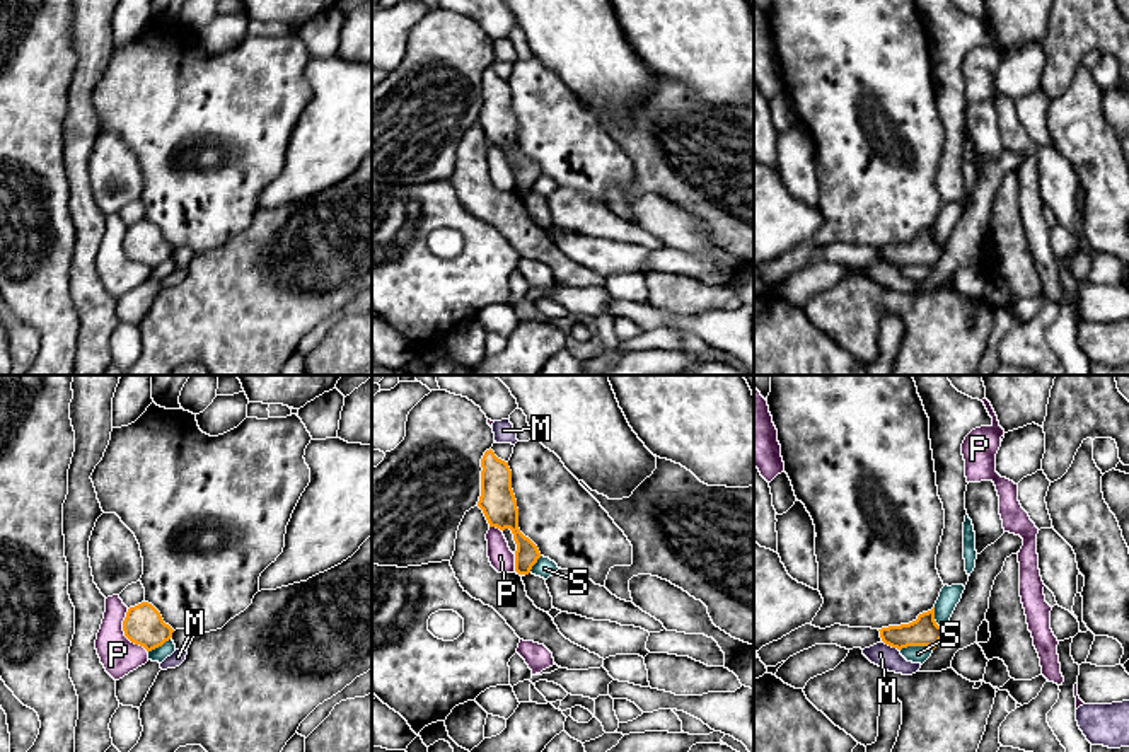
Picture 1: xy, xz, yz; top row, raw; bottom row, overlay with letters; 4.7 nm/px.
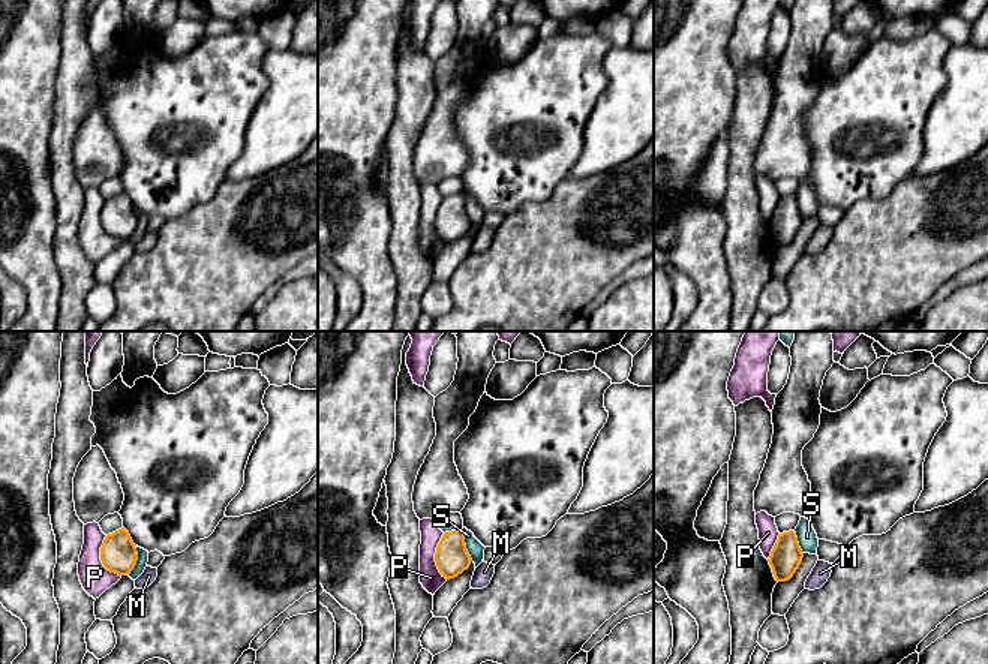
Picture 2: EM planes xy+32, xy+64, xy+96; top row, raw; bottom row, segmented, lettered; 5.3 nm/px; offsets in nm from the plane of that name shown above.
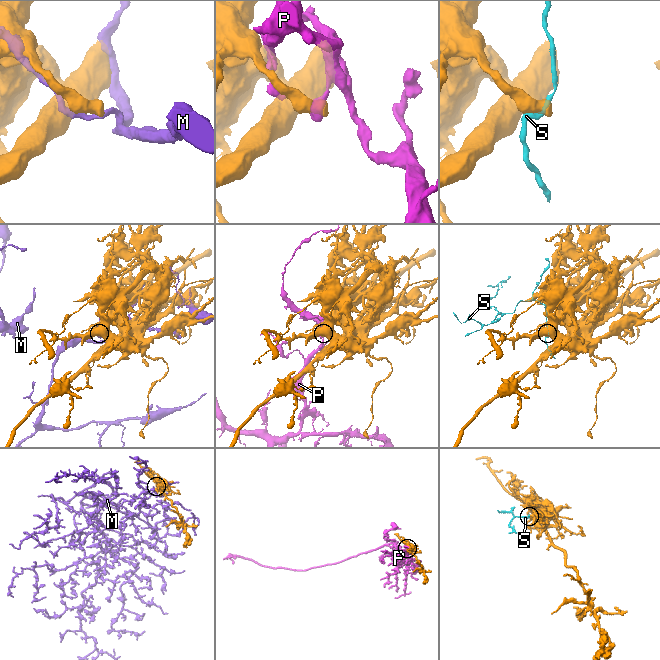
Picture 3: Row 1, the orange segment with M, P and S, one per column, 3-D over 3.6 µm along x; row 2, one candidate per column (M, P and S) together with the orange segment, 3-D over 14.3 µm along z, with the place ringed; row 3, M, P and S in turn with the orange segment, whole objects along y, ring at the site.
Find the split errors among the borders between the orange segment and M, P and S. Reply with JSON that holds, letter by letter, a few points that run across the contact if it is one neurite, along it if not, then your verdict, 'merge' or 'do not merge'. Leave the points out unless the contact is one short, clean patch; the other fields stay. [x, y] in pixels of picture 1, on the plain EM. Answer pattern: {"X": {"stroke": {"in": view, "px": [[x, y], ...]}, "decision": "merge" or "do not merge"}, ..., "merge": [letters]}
{"M": {"decision": "do not merge"}, "P": {"decision": "do not merge"}, "S": {"stroke": {"in": "yz", "px": [[932, 266], [903, 265], [899, 268]]}, "decision": "do not merge"}, "merge": []}

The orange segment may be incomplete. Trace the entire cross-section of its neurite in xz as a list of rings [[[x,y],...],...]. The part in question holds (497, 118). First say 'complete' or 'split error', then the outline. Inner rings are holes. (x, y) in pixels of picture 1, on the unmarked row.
complete; [[[489,67],[481,77],[481,85],[481,114],[478,124],[483,128],[489,145],[512,148],[517,162],[515,189],[518,193],[529,193],[541,171],[518,147],[518,126],[512,107],[508,80],[498,77]]]

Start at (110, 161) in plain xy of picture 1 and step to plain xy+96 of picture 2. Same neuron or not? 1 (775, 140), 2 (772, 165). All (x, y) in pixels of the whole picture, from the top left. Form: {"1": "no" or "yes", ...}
{"1": "yes", "2": "yes"}

